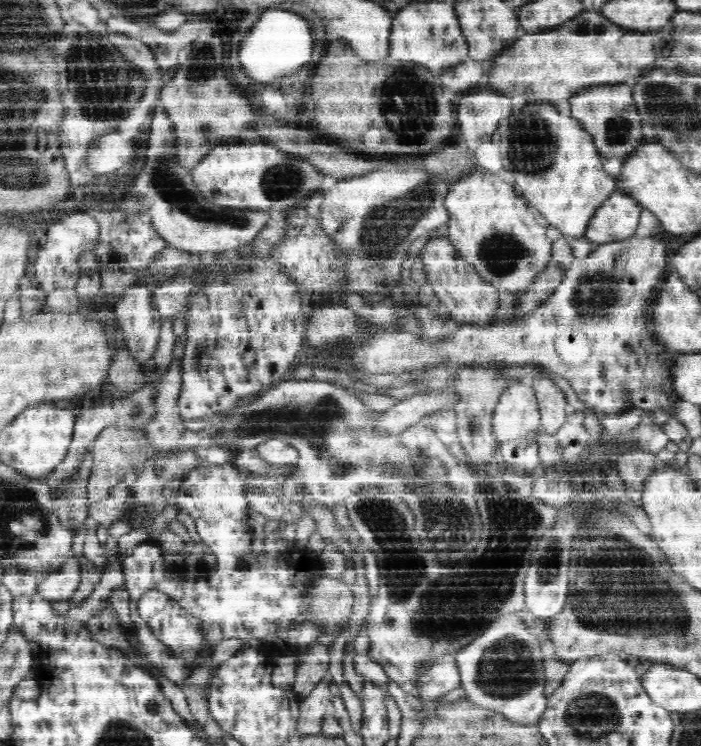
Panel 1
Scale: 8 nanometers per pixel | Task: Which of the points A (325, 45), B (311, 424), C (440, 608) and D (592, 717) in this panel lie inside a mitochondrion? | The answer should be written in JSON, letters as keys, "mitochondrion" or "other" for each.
{"A":"other","B":"mitochondrion","C":"mitochondrion","D":"mitochondrion"}

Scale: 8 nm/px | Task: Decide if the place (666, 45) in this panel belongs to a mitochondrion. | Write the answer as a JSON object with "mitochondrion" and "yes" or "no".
{"mitochondrion":"no"}

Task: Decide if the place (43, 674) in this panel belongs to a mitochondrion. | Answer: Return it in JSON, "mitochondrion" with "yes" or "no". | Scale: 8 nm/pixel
{"mitochondrion":"no"}

